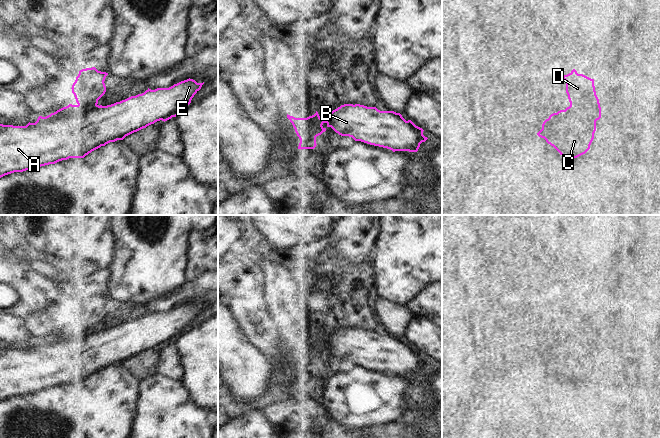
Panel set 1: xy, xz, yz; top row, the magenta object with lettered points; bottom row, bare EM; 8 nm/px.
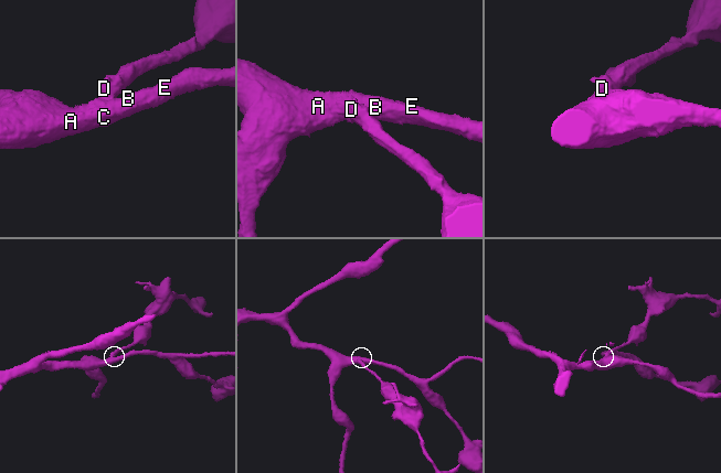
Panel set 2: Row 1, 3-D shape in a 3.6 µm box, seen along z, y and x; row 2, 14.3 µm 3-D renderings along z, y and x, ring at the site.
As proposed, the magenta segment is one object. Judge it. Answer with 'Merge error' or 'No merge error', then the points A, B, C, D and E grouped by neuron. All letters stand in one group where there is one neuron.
Merge error. Groups: A B C E / D

